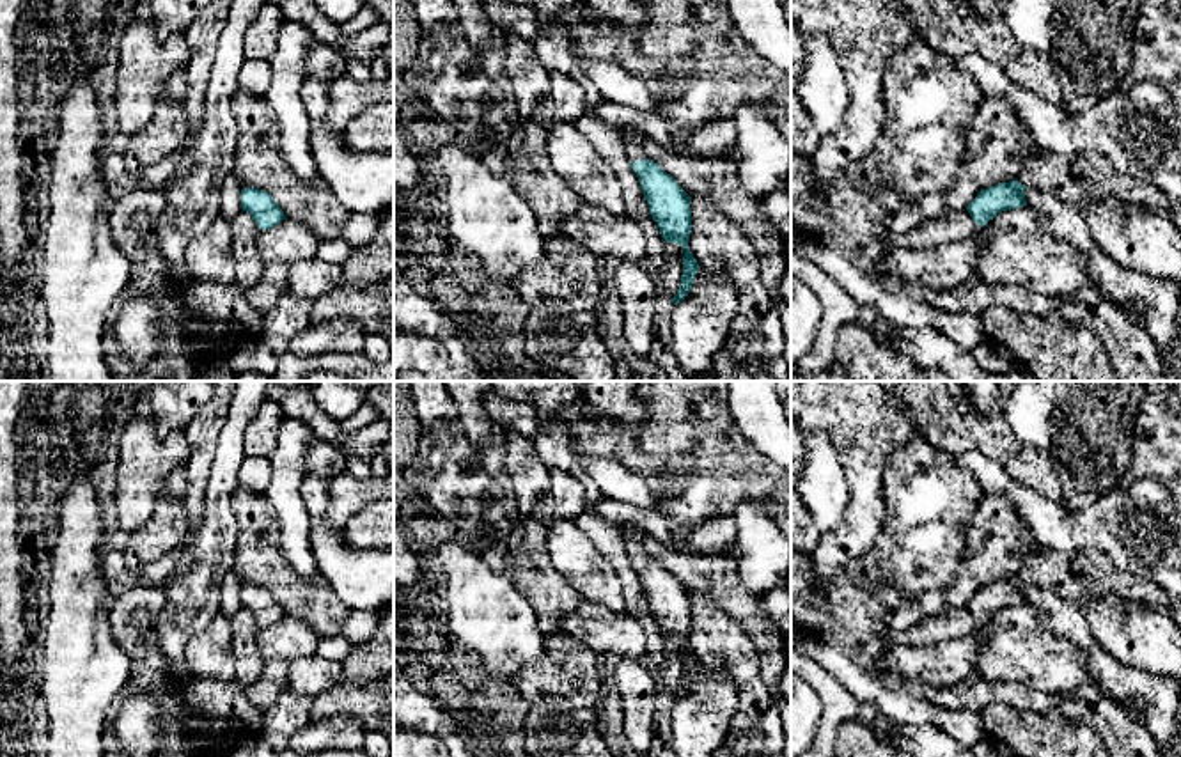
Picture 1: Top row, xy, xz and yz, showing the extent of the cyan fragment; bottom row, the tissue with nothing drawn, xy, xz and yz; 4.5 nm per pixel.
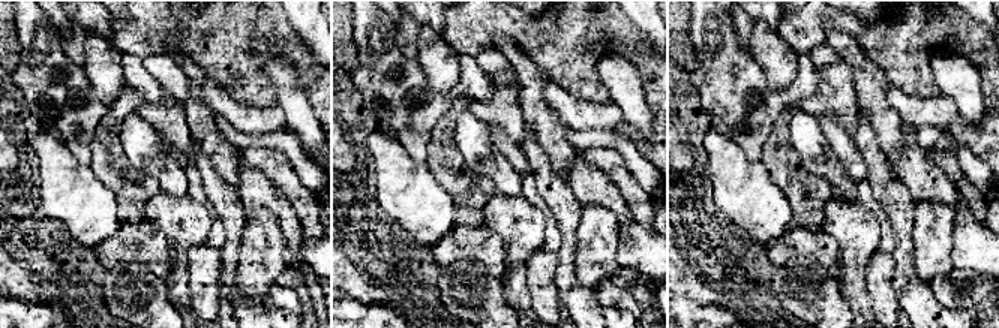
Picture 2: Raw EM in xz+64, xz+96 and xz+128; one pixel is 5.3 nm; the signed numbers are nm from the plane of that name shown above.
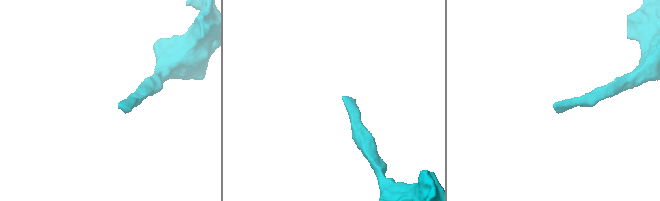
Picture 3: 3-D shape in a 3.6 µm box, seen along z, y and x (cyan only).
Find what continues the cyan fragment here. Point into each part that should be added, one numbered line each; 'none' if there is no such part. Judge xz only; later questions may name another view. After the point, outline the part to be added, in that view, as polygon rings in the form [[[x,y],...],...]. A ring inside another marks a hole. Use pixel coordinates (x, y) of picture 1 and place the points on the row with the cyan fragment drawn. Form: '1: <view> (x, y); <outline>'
1: xz (633, 140); [[[622,128],[621,129],[622,138],[624,138],[624,147],[631,161],[640,161],[645,160],[645,149],[644,149],[644,140],[647,135],[644,131],[638,131],[635,128]]]

